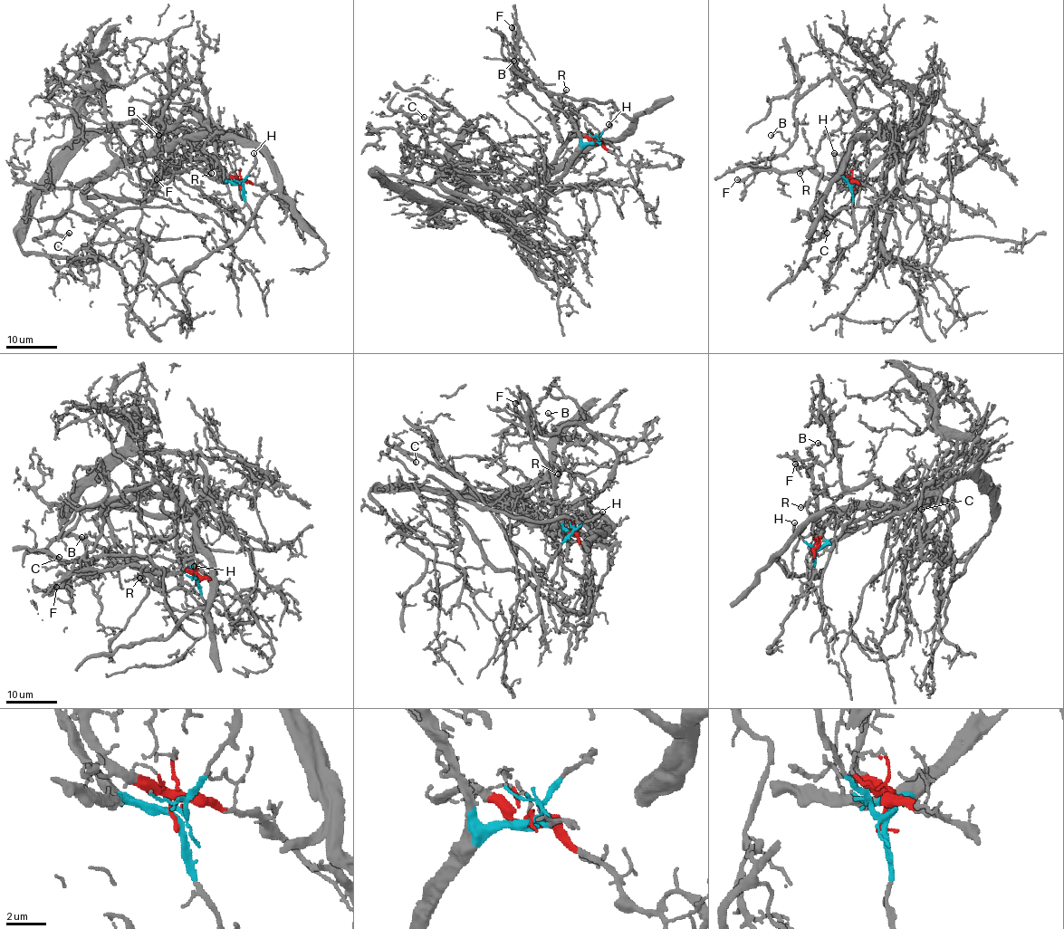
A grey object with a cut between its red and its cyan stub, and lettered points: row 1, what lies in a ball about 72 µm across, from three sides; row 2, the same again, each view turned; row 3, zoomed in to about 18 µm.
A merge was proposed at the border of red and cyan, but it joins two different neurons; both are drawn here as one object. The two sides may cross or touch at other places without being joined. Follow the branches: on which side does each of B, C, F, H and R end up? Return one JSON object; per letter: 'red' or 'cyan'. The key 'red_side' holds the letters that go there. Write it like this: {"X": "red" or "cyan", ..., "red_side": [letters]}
{"B": "red", "C": "red", "F": "cyan", "H": "cyan", "R": "cyan", "red_side": ["B", "C"]}

